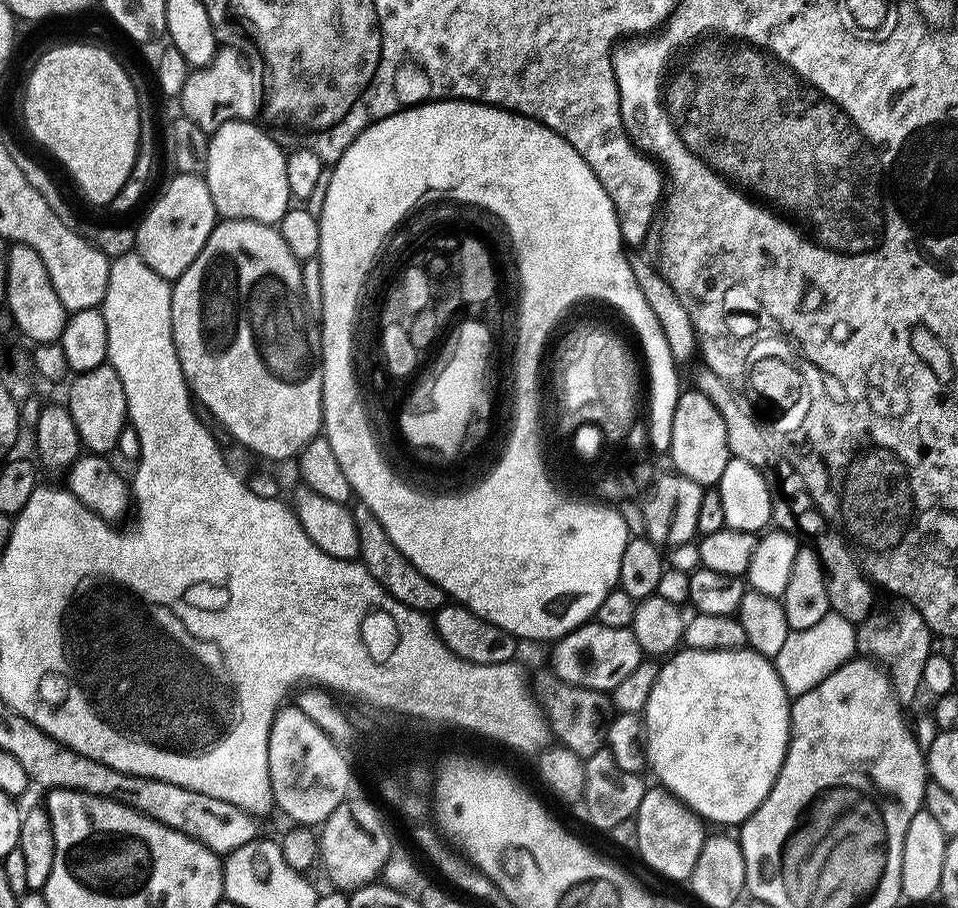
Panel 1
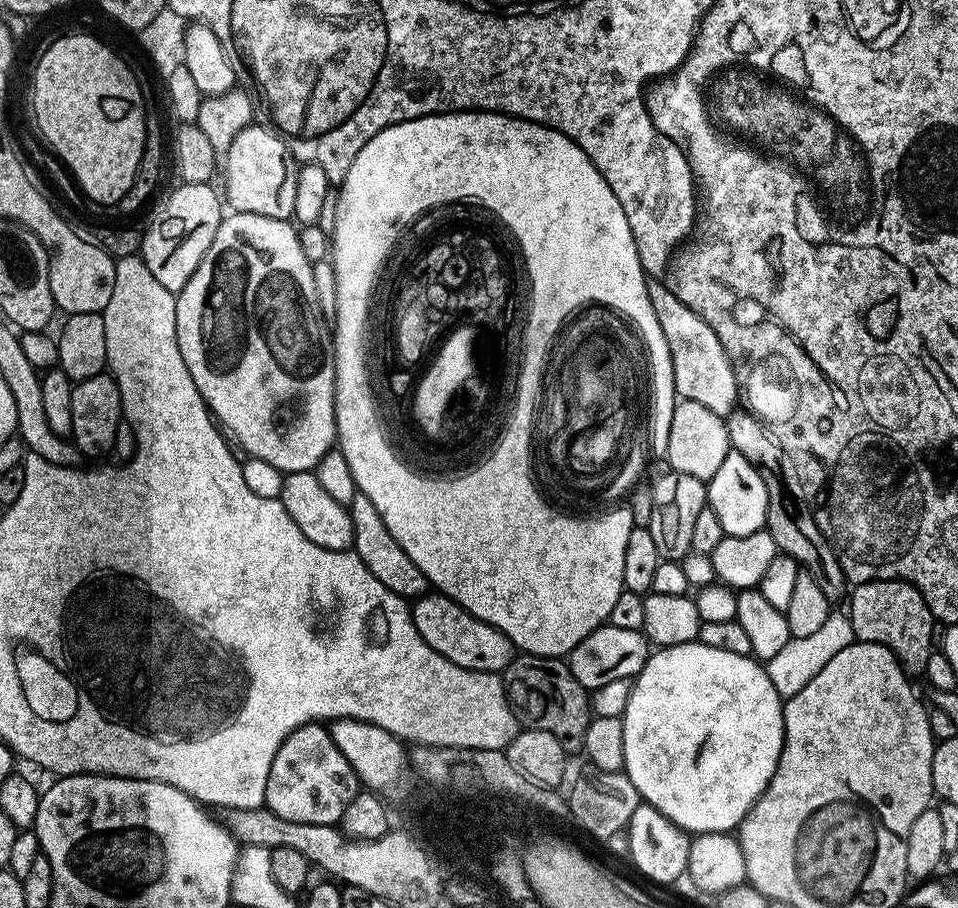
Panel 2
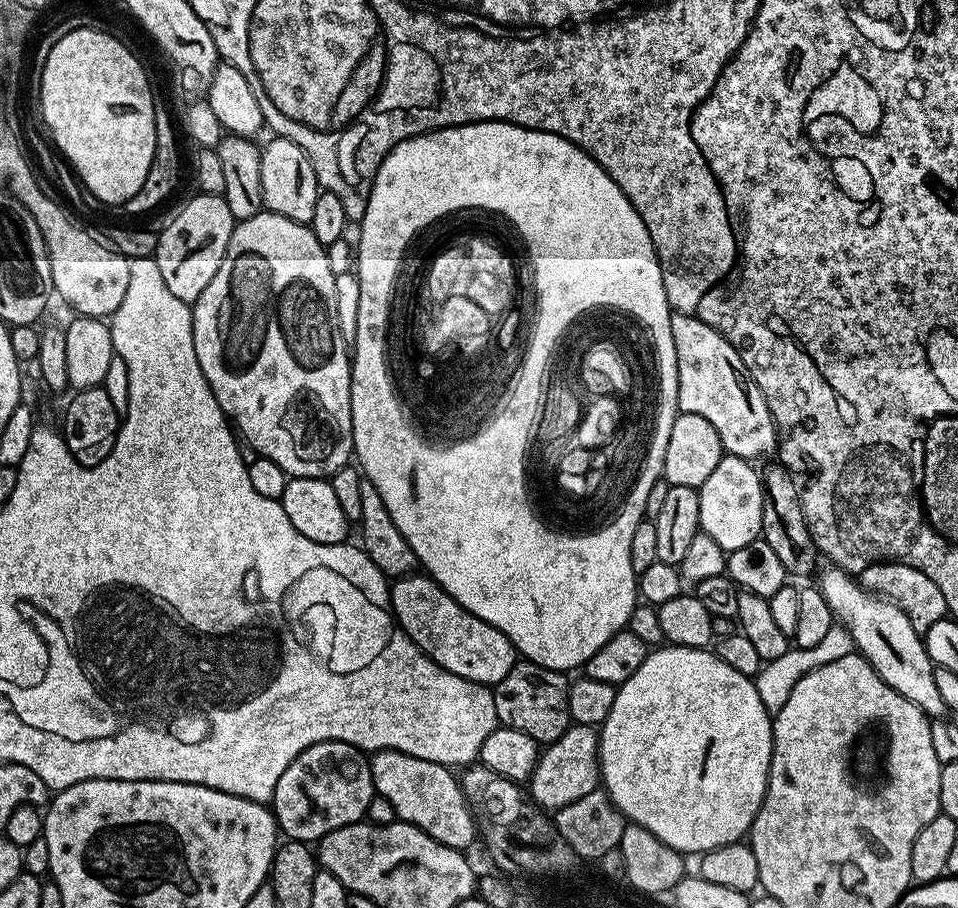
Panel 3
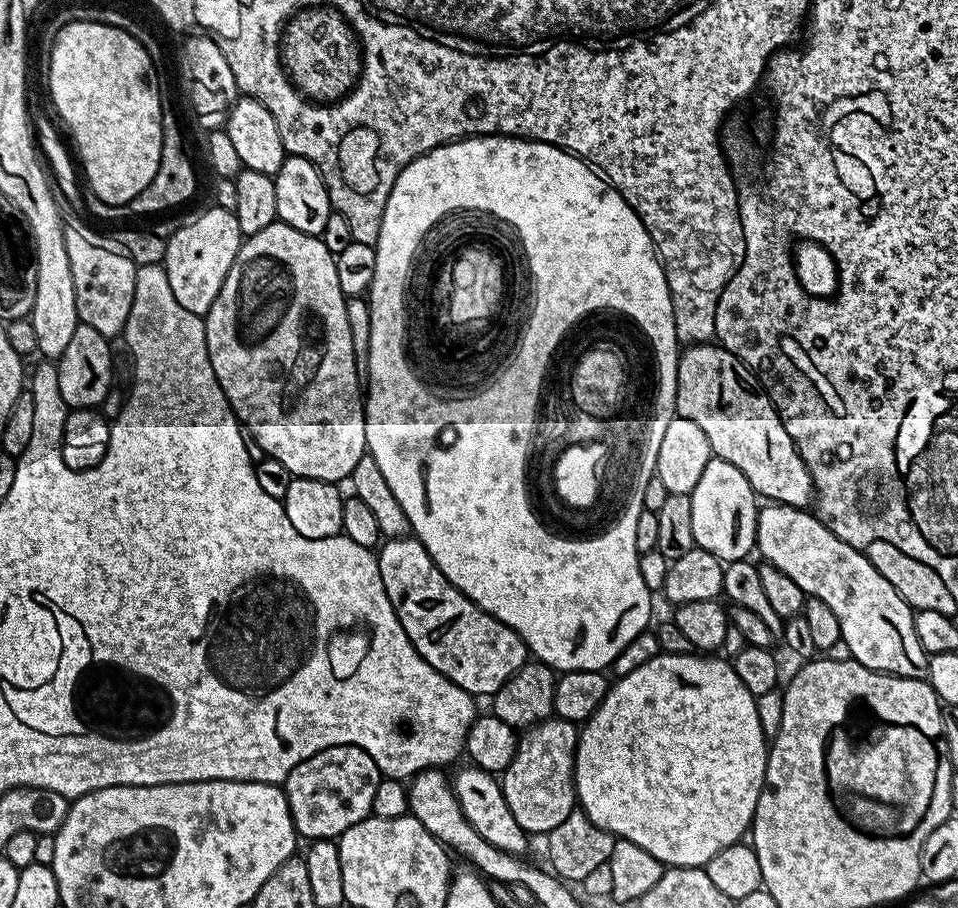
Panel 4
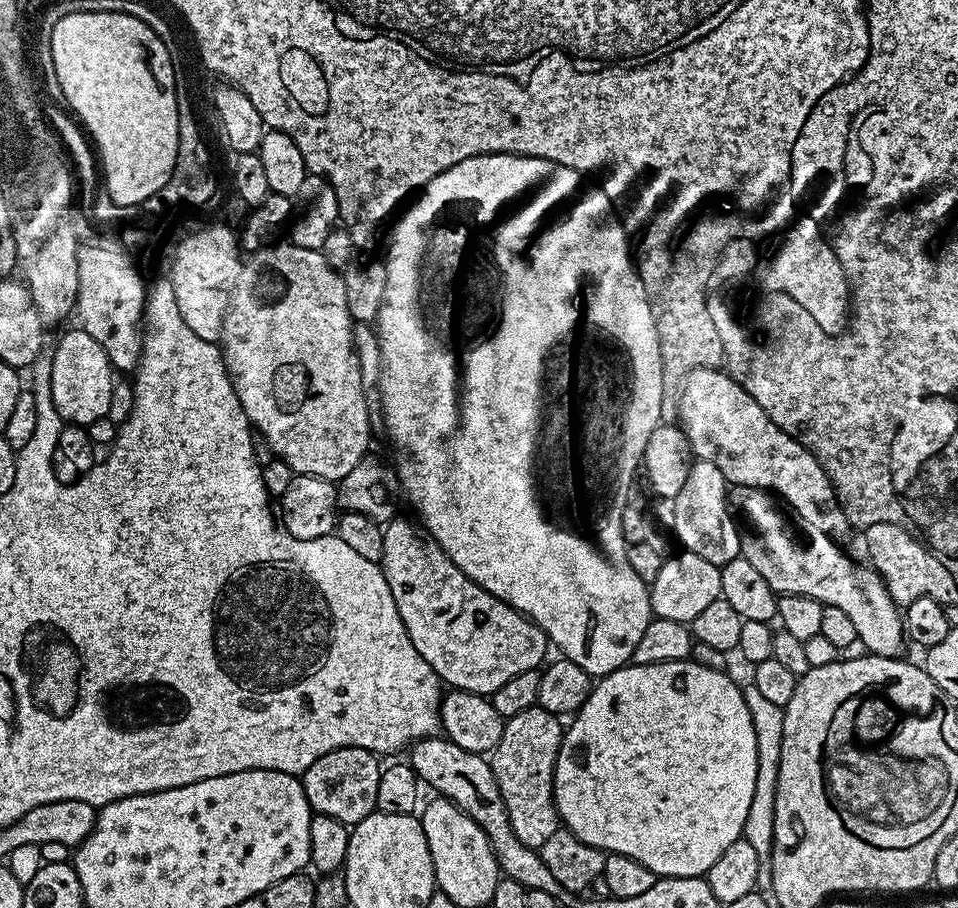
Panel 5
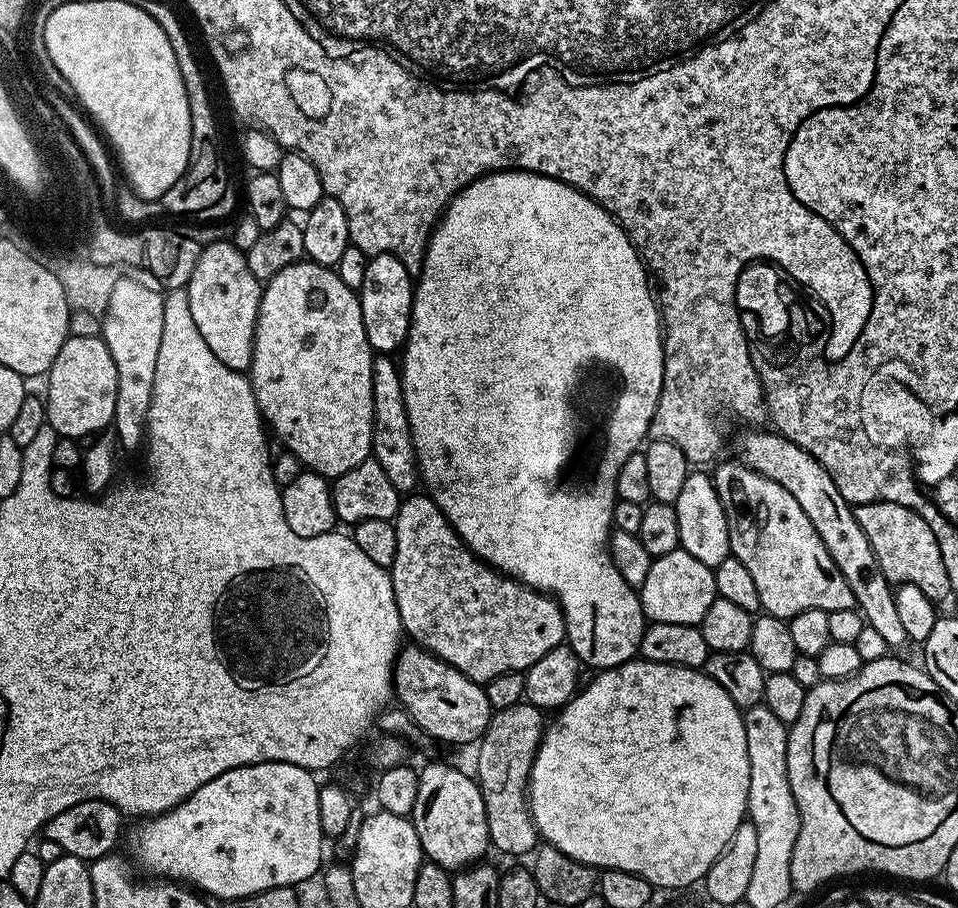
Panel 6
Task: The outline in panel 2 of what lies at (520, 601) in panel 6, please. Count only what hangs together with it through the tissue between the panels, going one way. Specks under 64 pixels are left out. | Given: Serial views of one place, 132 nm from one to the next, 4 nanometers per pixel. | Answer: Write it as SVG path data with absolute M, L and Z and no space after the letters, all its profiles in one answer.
M425 594L411 605L412 621L422 634L422 638L438 654L442 654L450 662L475 672L503 673L503 668L512 660L514 645L506 634L502 634L494 626L474 618L465 608L453 602L443 594Z

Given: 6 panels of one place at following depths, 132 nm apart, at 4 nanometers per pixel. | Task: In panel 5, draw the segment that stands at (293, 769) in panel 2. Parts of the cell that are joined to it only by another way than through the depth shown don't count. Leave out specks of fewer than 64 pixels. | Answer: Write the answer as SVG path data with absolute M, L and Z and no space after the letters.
M365 748L330 750L302 773L308 805L317 816L329 816L338 822L354 826L376 811L378 778L382 771L377 753Z

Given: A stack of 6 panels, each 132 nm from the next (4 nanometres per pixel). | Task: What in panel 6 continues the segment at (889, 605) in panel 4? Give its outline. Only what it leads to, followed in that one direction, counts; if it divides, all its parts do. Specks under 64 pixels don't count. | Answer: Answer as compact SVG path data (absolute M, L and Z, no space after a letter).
M717 463L714 479L718 498L726 514L730 553L736 556L738 562L742 562L742 566L746 566L746 571L754 577L761 609L770 616L790 618L802 610L826 610L830 613L834 610L856 608L856 599L854 594L850 594L850 586L846 586L846 578L842 578L842 570L838 570L818 530L814 530L814 522L806 518L806 510L798 506L798 498L794 498L794 494L790 494L790 490L786 490L778 482L755 472L747 464L735 463Z

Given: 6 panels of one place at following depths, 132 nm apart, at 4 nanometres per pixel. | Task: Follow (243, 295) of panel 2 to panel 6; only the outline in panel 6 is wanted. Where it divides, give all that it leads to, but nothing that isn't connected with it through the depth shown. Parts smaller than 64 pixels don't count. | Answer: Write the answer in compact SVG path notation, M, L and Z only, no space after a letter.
M305 258L297 264L286 266L278 270L263 285L258 306L258 318L256 319L256 333L252 339L252 367L250 379L254 398L260 407L260 415L266 421L267 427L272 428L280 435L283 447L292 452L304 463L305 469L317 472L325 478L335 478L346 474L346 470L354 470L363 460L372 455L372 419L374 418L374 398L372 397L372 362L374 353L370 342L366 338L366 326L362 322L362 310L360 309L359 295L338 278L335 270L324 268L321 264L313 264Z

